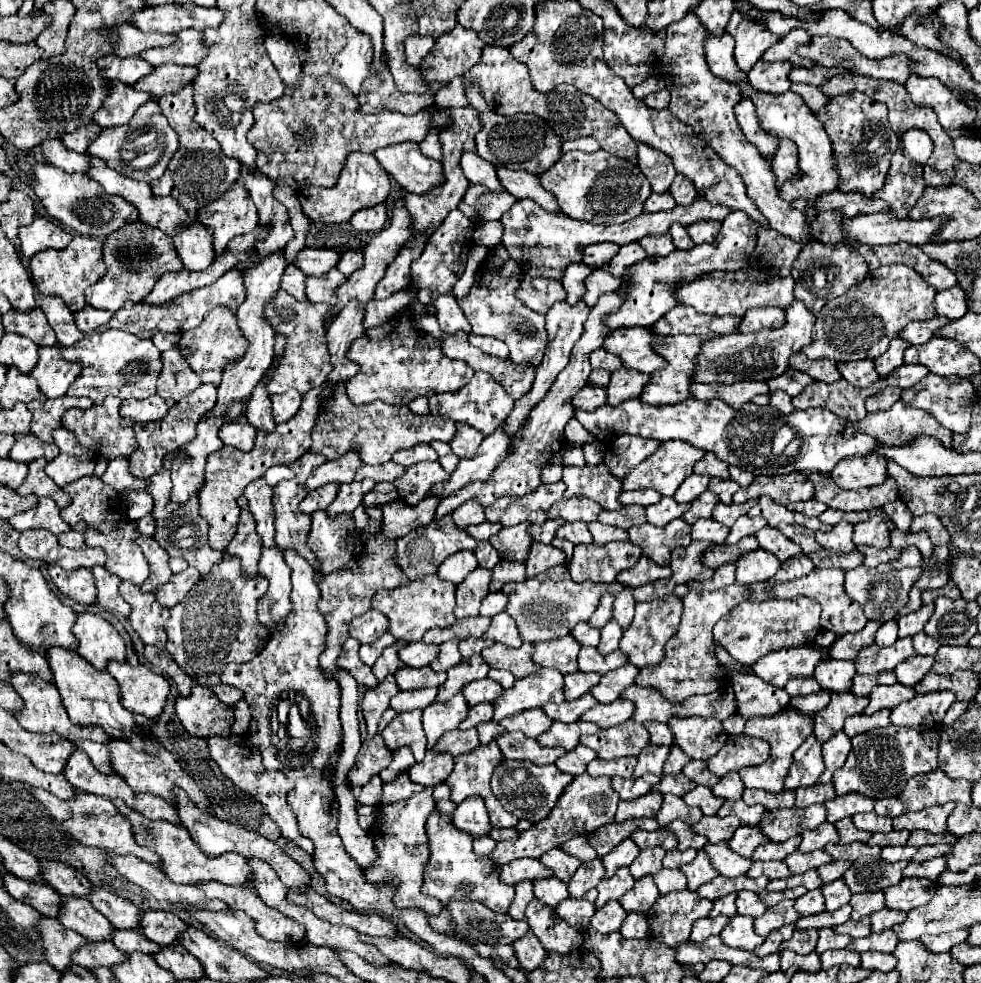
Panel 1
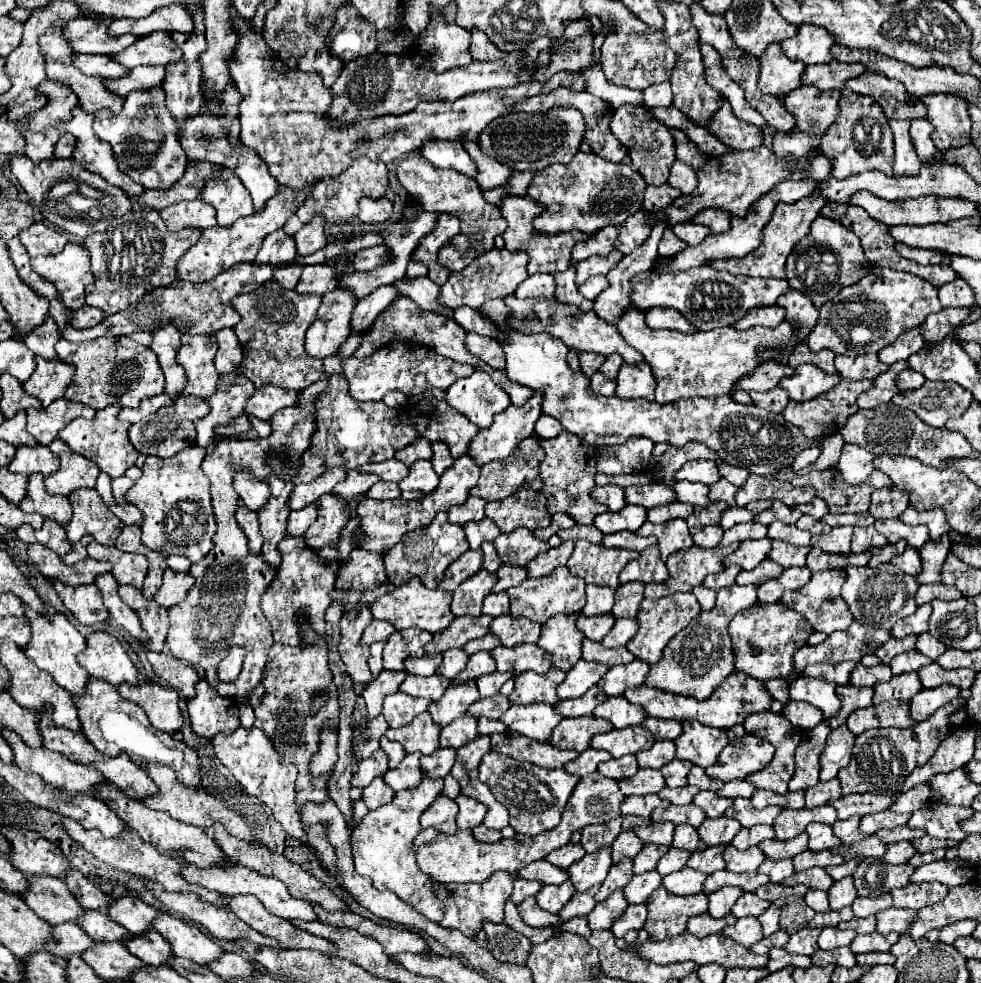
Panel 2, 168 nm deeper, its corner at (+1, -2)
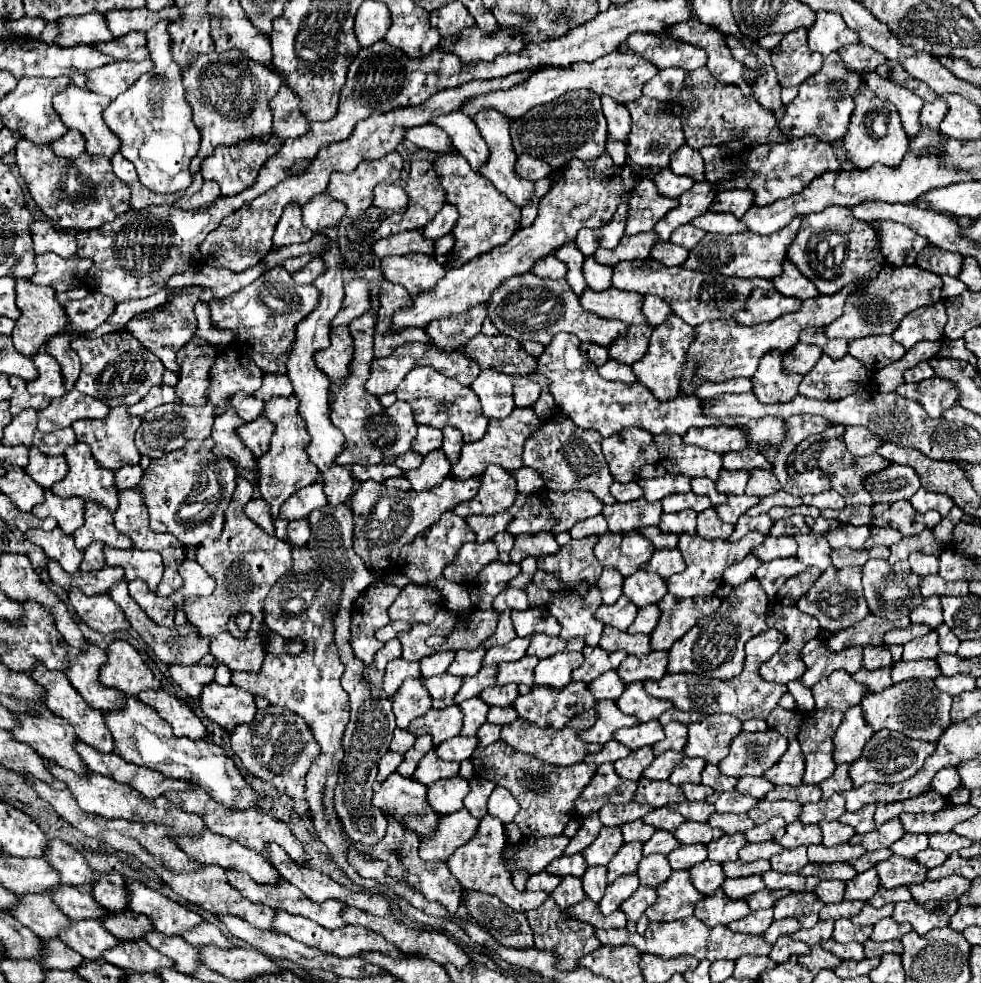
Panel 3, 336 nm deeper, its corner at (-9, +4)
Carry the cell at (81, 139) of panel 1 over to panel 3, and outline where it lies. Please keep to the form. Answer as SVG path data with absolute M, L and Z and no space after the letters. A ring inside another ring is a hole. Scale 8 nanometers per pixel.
M67 131L57 143L53 143L53 153L59 157L79 157L85 151L85 139L77 131Z

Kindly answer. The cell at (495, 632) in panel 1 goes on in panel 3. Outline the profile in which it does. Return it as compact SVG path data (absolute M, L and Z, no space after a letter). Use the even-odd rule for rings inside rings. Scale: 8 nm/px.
M525 609L525 611L511 611L513 627L519 637L529 637L533 633L545 635L559 635L557 619L545 609Z

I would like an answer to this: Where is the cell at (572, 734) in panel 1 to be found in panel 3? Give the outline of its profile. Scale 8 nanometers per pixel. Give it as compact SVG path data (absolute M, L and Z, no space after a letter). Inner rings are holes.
M597 701L595 705L595 723L589 729L579 731L579 737L583 741L589 743L607 743L613 735L613 731L621 729L621 727L633 727L639 721L635 717L629 717L625 713L621 713L615 705L615 701Z

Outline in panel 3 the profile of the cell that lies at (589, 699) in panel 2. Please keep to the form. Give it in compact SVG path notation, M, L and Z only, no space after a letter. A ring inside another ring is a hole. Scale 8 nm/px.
M615 671L603 673L601 677L597 677L597 681L593 681L593 685L589 685L591 695L599 701L599 699L617 699L623 691L625 691L625 683L619 679L619 675Z

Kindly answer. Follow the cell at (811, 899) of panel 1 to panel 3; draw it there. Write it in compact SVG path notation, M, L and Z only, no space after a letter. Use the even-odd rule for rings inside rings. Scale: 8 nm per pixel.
M821 881L815 889L817 897L823 903L839 903L843 899L843 891L845 891L843 881Z

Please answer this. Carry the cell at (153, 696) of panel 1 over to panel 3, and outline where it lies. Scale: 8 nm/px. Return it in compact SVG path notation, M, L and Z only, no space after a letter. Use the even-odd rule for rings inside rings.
M143 691L137 695L143 703L157 709L157 713L171 723L173 733L177 737L189 737L189 739L201 739L205 737L205 727L201 719L193 713L191 707L187 707L181 699L165 693L165 691Z

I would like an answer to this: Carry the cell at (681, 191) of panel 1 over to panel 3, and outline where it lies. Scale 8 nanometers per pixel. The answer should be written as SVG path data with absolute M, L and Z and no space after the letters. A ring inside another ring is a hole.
M683 145L681 149L677 149L671 155L669 169L675 175L687 175L687 177L691 177L697 183L705 181L705 163L703 163L703 157L701 157L699 151L689 149L687 145Z

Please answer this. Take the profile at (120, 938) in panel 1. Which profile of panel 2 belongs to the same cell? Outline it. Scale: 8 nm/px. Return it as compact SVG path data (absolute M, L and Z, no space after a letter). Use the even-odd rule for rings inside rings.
M83 909L83 919L79 919L77 925L87 935L91 935L91 939L97 939L97 941L103 941L103 943L115 943L115 941L125 943L133 937L125 927L113 923L103 911Z

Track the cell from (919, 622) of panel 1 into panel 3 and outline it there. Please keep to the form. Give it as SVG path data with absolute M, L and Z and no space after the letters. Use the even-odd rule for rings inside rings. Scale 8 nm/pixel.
M939 597L925 599L917 609L913 609L909 617L911 617L911 623L921 623L921 625L929 625L931 629L937 629L937 625L943 623Z

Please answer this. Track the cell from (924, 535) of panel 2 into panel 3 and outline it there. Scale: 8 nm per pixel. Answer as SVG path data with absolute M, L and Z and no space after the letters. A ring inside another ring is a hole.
M897 501L897 503L873 505L871 525L893 527L893 529L901 531L903 535L917 535L925 527L935 529L935 525L939 521L941 521L939 513L933 513L933 511L925 514L913 513L913 507L909 505L909 501Z

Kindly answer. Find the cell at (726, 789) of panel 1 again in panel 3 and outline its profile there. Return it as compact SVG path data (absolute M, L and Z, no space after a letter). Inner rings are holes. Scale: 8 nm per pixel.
M741 777L737 781L735 789L739 793L743 793L743 795L751 795L755 799L763 799L769 793L769 789L773 789L773 785L765 777Z

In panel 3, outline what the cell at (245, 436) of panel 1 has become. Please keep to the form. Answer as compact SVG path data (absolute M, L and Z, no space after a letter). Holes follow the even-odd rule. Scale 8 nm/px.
M237 393L231 397L231 405L235 407L237 415L243 419L243 421L253 421L257 419L263 409L265 409L265 403L253 395L247 395L247 393Z

